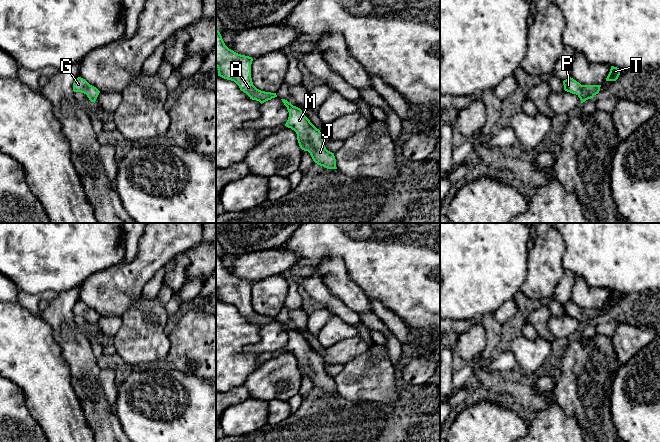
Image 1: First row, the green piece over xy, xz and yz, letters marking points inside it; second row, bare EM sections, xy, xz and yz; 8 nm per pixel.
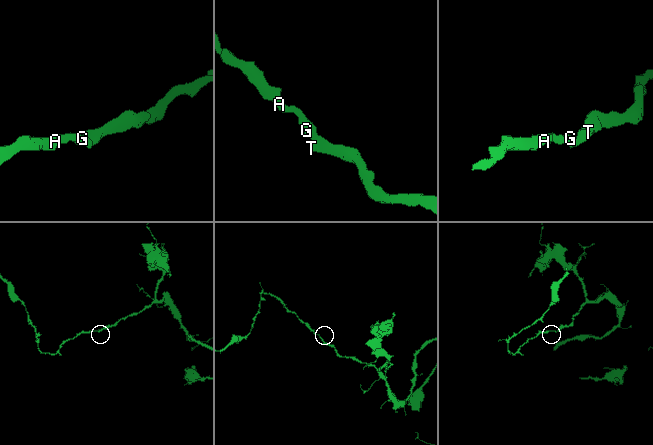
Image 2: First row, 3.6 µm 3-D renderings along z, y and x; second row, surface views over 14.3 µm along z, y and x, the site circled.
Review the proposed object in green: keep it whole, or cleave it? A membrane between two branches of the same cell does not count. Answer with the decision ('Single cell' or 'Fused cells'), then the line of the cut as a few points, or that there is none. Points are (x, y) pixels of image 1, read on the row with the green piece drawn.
Single cell. No split

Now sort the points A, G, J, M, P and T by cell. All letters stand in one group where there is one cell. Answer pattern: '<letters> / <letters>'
A G J M P T

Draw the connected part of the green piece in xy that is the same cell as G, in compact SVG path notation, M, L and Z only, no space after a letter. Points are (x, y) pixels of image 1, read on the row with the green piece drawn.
M78 77L73 83L73 91L74 92L81 92L87 95L91 102L96 101L100 91L90 85L85 79Z

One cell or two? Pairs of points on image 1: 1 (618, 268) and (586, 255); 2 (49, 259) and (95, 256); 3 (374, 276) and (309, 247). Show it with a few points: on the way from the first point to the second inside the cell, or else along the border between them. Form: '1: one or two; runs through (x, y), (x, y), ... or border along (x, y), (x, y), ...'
1: one; runs through (610, 260), (605, 255), (594, 255)
2: one; runs through (60, 256), (84, 256)
3: one; runs through (358, 260), (345, 247), (325, 247)

